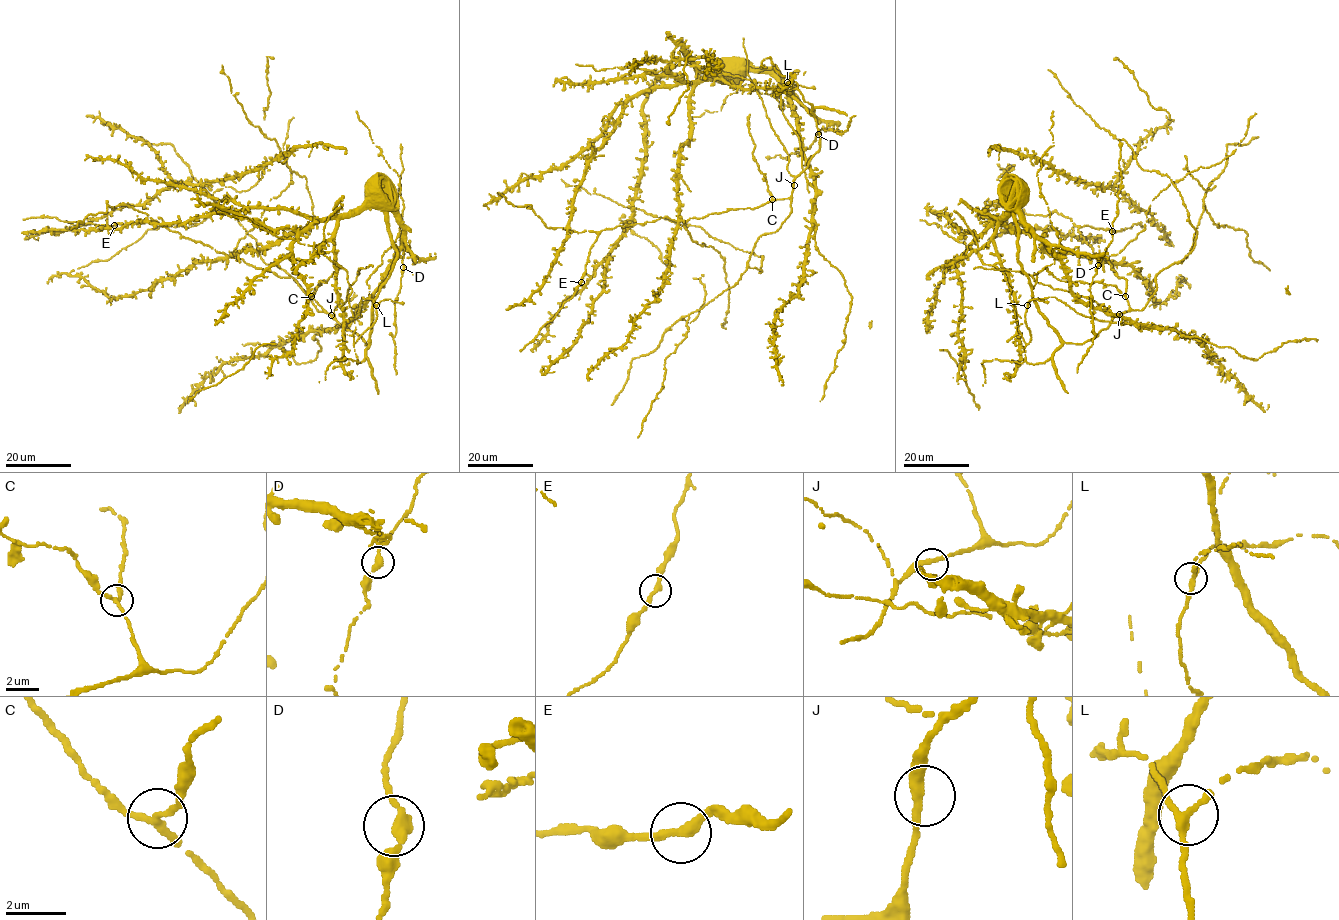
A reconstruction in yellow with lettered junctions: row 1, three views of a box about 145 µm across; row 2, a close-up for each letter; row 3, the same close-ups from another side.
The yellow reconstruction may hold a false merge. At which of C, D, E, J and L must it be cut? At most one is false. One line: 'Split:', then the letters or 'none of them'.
Split: C

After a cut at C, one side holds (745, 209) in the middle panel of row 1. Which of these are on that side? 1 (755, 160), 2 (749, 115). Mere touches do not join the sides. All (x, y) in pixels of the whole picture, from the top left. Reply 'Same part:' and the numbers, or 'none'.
Same part: none

